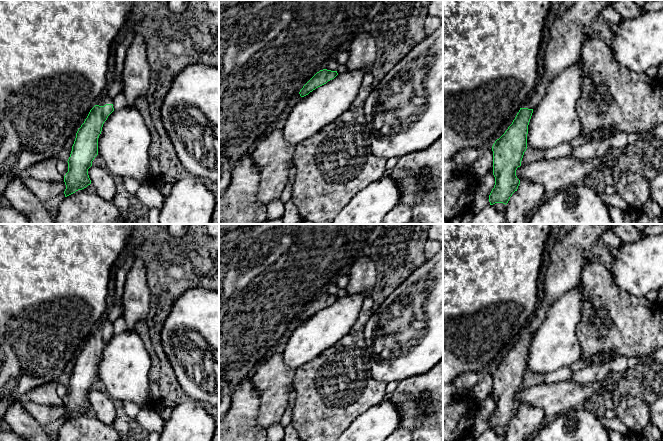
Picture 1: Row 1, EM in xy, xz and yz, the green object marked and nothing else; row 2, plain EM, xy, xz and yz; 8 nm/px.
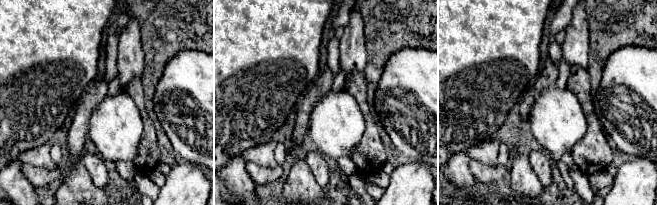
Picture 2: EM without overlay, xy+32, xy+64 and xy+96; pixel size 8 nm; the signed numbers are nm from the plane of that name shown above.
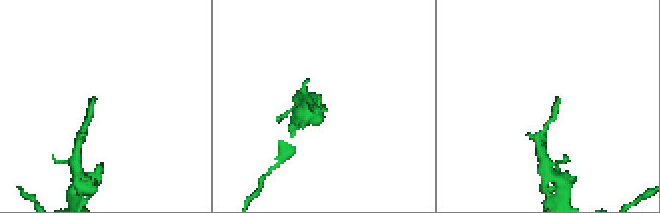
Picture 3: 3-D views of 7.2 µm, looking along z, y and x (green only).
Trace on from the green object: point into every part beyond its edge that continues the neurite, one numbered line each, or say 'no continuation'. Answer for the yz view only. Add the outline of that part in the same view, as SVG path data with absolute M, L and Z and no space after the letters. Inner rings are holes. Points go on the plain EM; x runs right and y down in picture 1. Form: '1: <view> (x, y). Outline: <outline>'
1: yz (568, 256). Outline: M576 224L571 232L560 237L550 252L543 294L540 295L535 314L521 332L534 333L538 329L548 309L577 285L582 269L590 258L589 253L601 235L616 225Z

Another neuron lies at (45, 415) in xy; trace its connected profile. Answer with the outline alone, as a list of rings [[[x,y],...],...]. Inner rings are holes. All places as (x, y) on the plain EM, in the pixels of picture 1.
[[[27,398],[23,400],[23,407],[42,427],[55,424],[66,413],[64,405],[42,405],[32,402]]]

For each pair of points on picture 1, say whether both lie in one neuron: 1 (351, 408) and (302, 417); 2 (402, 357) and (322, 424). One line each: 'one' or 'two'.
1: one
2: two

